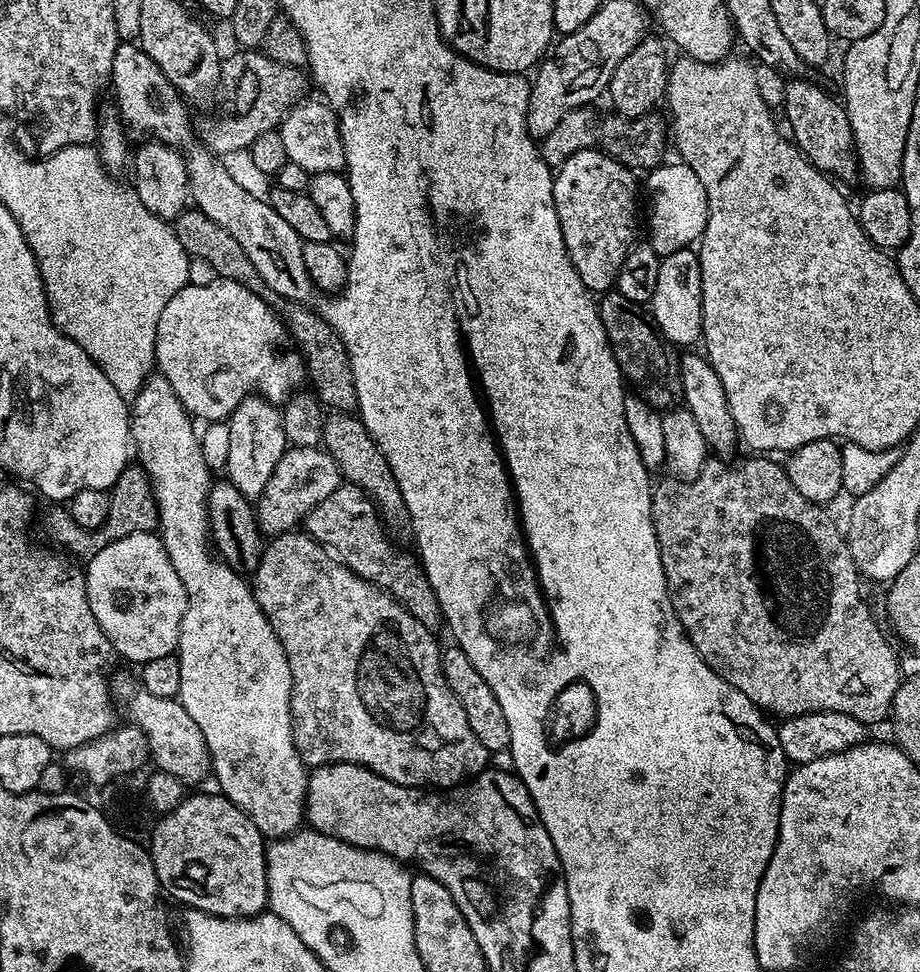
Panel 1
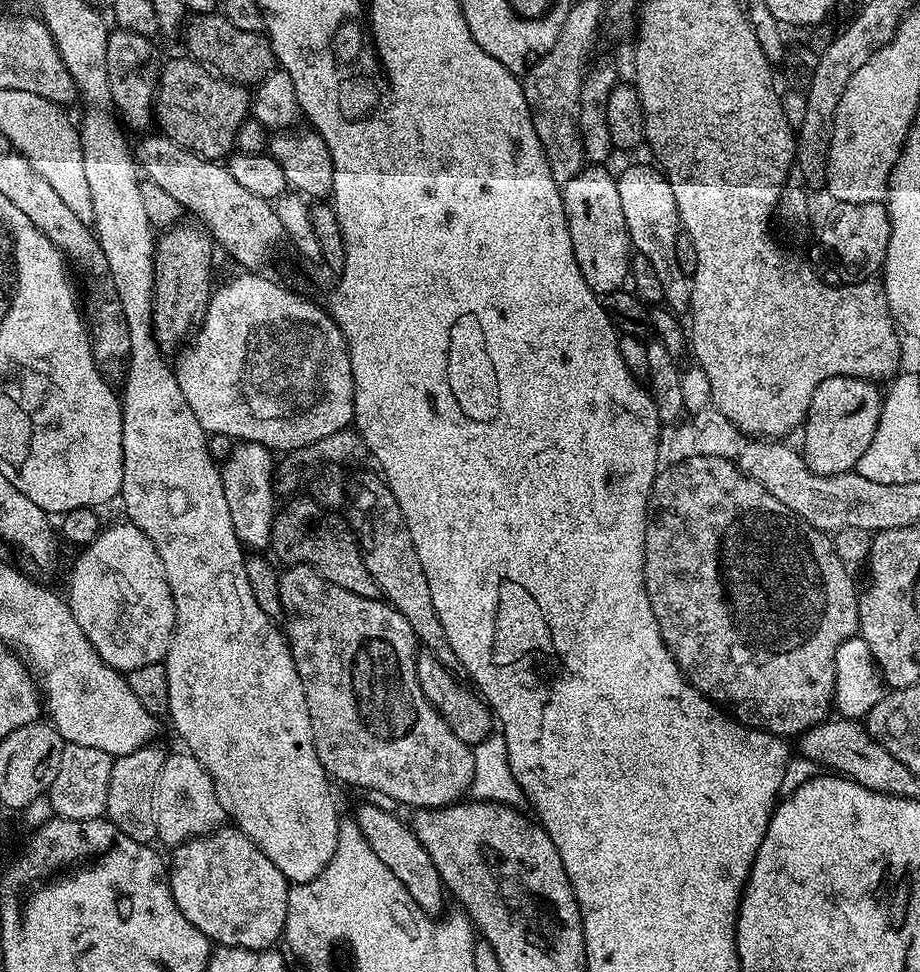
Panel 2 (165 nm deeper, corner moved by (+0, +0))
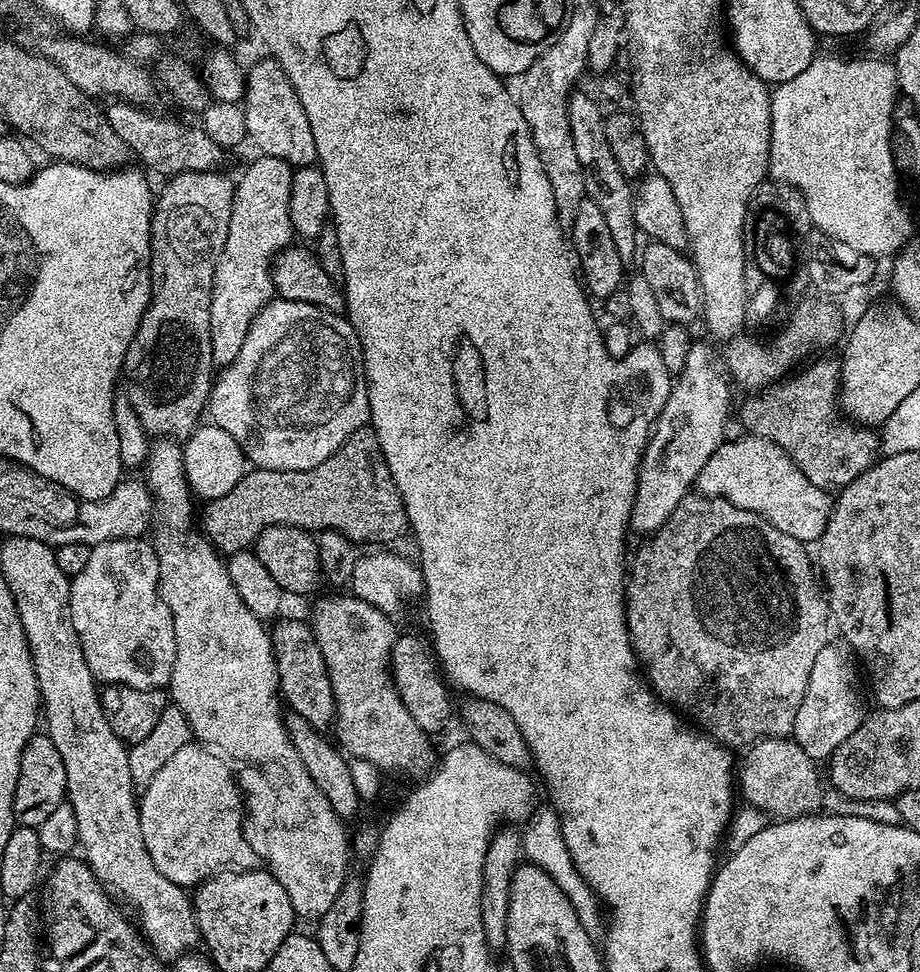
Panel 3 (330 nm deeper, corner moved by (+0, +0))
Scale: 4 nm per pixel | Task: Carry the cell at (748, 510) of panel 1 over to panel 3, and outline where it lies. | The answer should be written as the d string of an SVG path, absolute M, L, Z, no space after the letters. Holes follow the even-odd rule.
M699 494L684 496L682 502L678 502L674 514L670 514L663 526L645 540L648 541L637 550L636 557L633 560L631 557L630 560L630 579L626 584L624 598L624 621L628 623L632 649L636 651L637 661L642 665L652 691L665 704L679 709L699 731L732 750L740 747L743 749L757 738L791 737L796 711L798 706L802 706L802 698L810 682L810 670L814 670L814 658L818 658L822 646L830 642L830 605L822 595L822 588L814 571L813 557L811 560L804 549L807 547L798 538L782 534L782 530L750 510L742 510L730 502L719 500L717 496Z

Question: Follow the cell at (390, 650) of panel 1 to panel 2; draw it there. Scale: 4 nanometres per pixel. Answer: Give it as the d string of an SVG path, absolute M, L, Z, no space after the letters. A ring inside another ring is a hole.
M293 564L280 572L280 597L284 607L282 628L288 637L288 645L292 651L294 662L298 666L298 674L302 678L302 686L306 694L306 706L310 710L310 726L314 730L314 746L322 766L327 770L333 781L341 780L344 784L353 784L356 788L366 788L369 793L381 791L396 800L397 805L409 804L409 809L443 808L457 803L463 792L467 793L474 778L474 754L472 748L450 730L448 723L438 714L438 710L422 694L422 686L418 686L418 670L416 669L416 653L418 641L414 630L410 630L410 622L398 614L391 604L383 599L362 598L350 590L342 590L342 586L334 586L316 568L309 564Z

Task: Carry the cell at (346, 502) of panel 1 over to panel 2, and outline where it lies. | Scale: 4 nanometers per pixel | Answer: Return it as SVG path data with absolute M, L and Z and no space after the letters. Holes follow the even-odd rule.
M292 498L288 504L279 509L272 523L272 543L270 552L277 561L285 560L285 565L309 564L316 568L334 586L342 586L342 590L350 590L362 598L377 599L380 596L378 582L366 570L366 562L362 562L360 548L356 545L356 536L343 515L329 511L317 500Z

